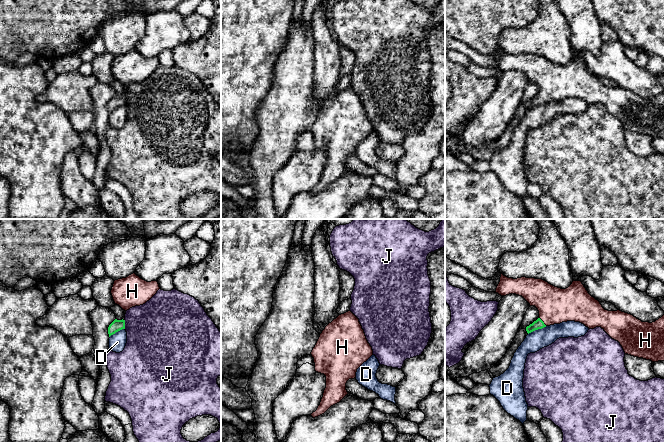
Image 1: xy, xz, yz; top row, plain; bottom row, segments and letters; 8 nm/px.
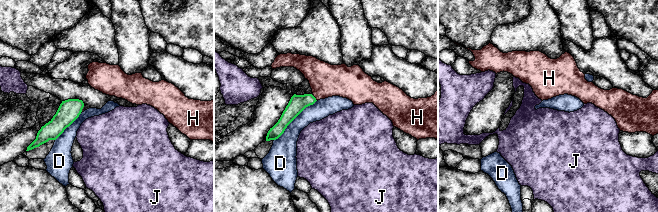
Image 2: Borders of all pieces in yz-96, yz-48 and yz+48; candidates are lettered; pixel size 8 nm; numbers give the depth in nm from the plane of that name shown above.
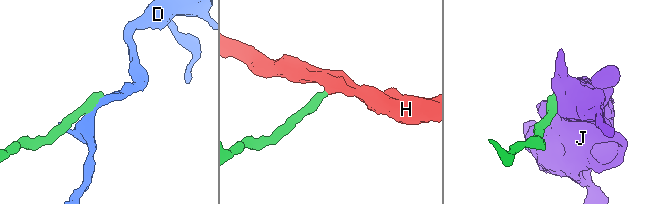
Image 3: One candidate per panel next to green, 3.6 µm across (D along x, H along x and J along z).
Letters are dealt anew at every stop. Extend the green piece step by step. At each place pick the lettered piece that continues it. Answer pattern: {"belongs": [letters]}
{"belongs": ["H"]}

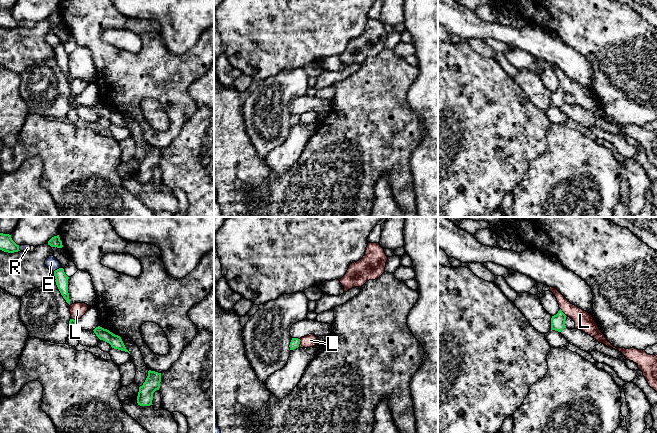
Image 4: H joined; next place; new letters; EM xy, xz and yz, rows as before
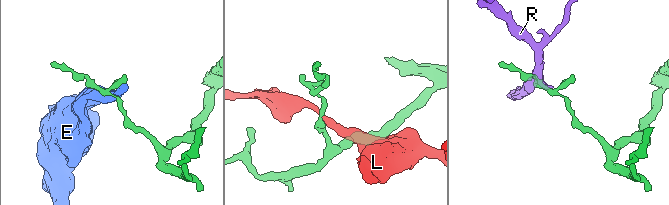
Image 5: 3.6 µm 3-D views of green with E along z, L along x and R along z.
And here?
{"belongs": []}

